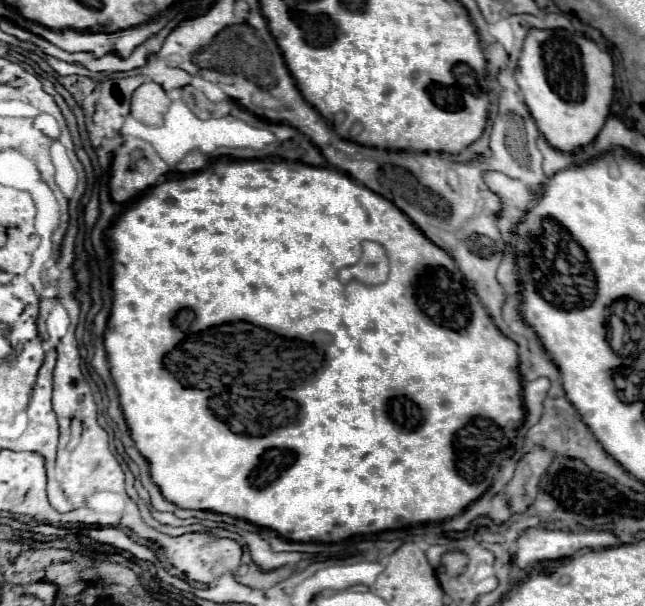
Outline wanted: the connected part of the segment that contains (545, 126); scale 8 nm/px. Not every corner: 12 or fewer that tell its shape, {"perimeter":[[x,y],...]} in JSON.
{"perimeter":[[530,29],[524,103],[564,153],[604,127],[612,59],[582,35]]}

